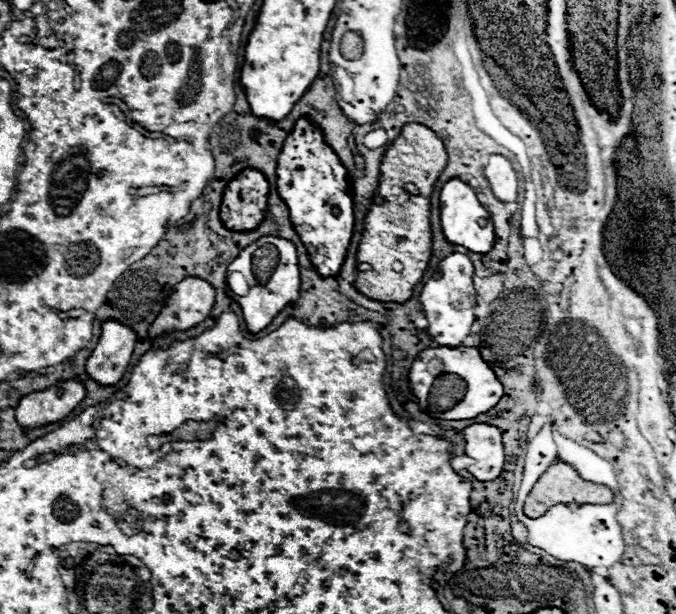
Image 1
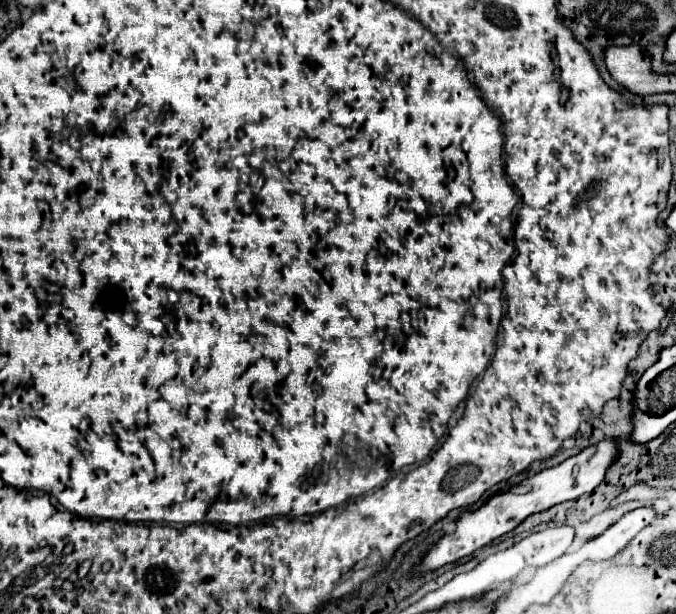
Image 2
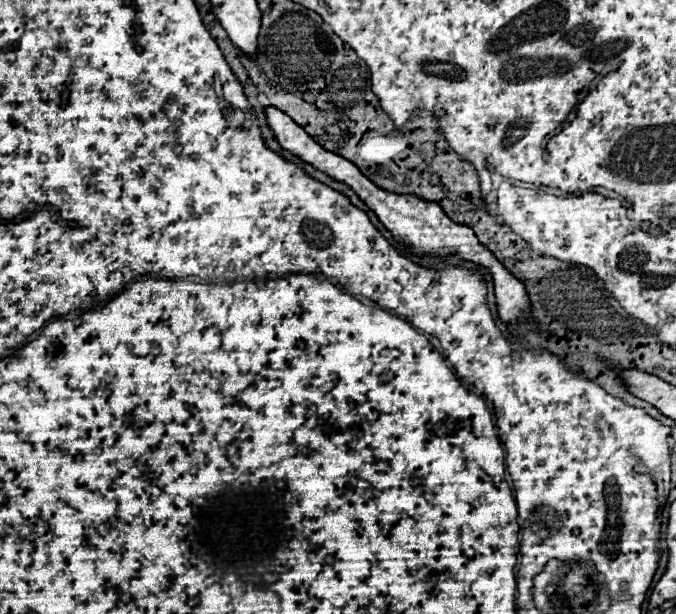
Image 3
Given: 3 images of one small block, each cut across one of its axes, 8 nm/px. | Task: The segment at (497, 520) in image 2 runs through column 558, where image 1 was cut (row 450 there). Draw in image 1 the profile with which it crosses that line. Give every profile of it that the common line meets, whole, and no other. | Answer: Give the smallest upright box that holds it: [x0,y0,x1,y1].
[464,424,504,482]

